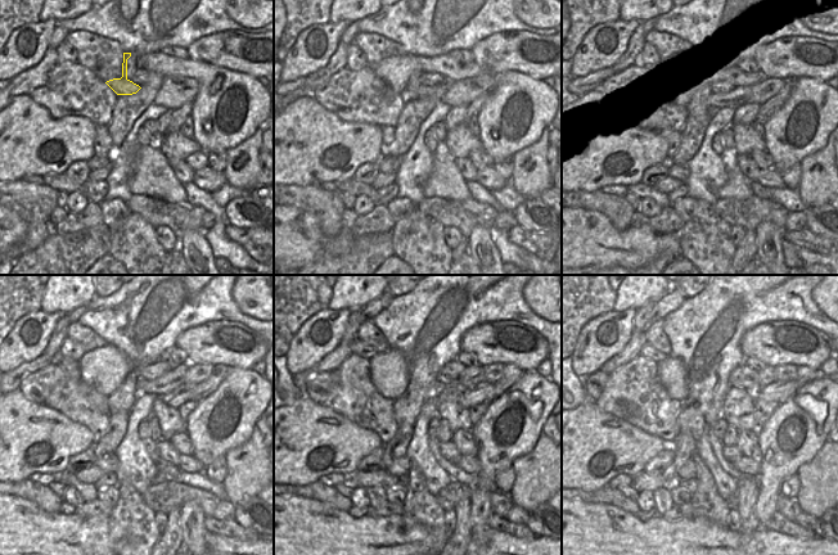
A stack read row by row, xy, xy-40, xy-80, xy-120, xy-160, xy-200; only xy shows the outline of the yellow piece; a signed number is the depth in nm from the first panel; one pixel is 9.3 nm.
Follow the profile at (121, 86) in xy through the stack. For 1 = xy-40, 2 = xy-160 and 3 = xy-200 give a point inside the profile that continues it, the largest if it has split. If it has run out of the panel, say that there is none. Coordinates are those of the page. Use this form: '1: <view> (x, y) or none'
1: xy-40 (414, 90)
2: xy-160 (471, 377)
3: xy-200 (766, 377)

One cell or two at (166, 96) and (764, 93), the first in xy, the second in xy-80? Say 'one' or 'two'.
one

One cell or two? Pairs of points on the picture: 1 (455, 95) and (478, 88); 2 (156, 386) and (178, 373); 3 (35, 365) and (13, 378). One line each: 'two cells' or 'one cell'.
1: one cell
2: one cell
3: one cell

